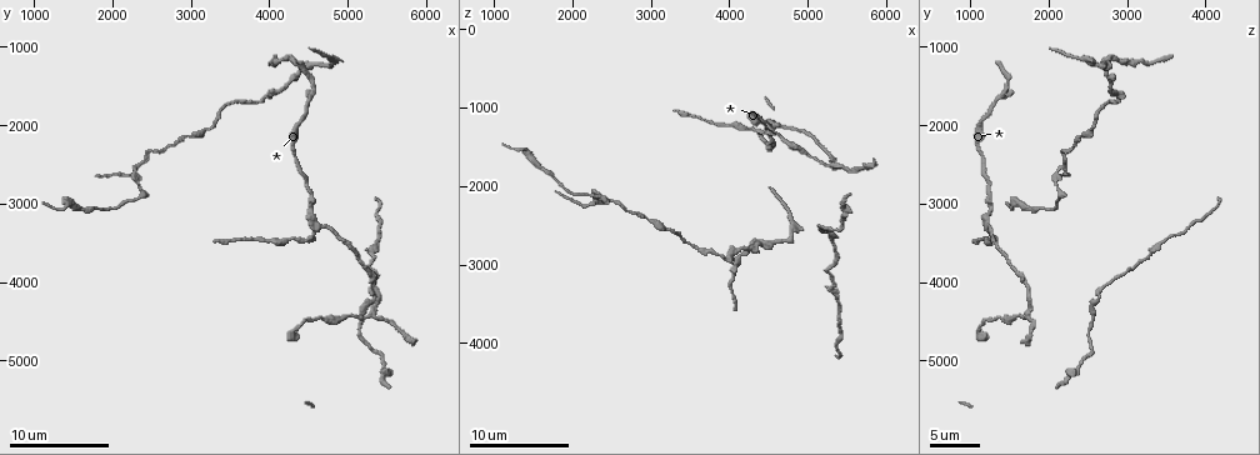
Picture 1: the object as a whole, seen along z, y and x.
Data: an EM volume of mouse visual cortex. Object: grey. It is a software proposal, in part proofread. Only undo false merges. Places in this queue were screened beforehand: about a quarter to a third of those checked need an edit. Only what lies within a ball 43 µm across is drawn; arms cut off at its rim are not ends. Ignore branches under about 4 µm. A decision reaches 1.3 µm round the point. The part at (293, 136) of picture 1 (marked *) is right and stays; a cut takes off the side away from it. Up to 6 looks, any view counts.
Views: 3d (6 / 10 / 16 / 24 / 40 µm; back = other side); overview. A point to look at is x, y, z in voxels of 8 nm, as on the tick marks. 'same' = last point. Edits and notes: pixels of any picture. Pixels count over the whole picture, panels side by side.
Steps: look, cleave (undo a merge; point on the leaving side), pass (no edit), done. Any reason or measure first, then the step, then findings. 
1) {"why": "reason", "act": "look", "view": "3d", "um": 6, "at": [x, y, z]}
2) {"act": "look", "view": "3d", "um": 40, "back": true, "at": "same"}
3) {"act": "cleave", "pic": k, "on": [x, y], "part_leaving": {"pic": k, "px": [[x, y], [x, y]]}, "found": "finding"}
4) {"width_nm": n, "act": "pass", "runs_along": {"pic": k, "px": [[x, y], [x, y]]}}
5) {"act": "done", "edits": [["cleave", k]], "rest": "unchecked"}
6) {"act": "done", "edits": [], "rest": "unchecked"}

{"act": "look", "view": "3d", "um": 10, "at": [4650, 3300, 1250]}

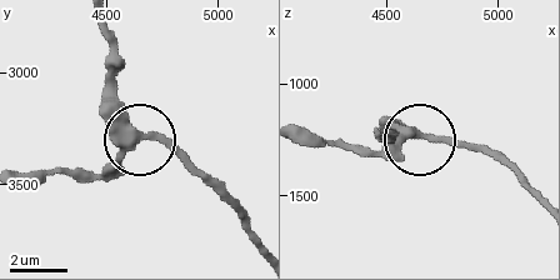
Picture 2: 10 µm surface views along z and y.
{"width_nm": 340, "act": "pass", "runs_along": {"pic": 2, "px": [[96, 23], [111, 51], [111, 94], [135, 136], [93, 178]]}, "found": "all the same neuron"}

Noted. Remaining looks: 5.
{"why": "a fork", "act": "look", "view": "3d", "um": 10, "at": [5350, 4400, 1750]}

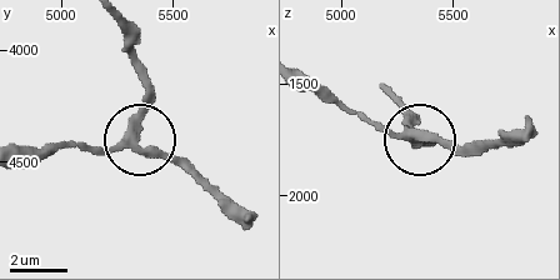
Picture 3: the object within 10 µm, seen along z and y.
{"side_arm_um": 18, "act": "pass", "runs_along": {"pic": 3, "px": [[119, 26], [148, 99], [139, 139], [113, 149], [58, 149]]}, "found": "one neuron here"}

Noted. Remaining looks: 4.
{"why": "three arms meet", "act": "look", "view": "3d", "um": 6, "at": [2350, 2800, 2100]}

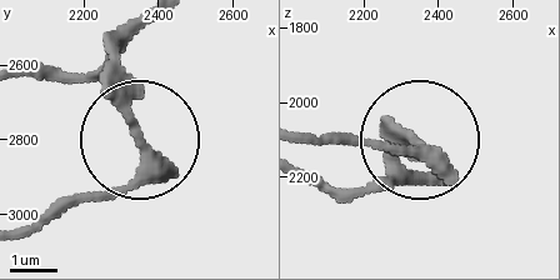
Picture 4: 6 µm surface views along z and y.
{"width_nm": 250, "act": "pass", "found": "continuous, no second neuron"}

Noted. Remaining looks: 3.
{"act": "done", "edits": [], "rest": "unchecked"}

